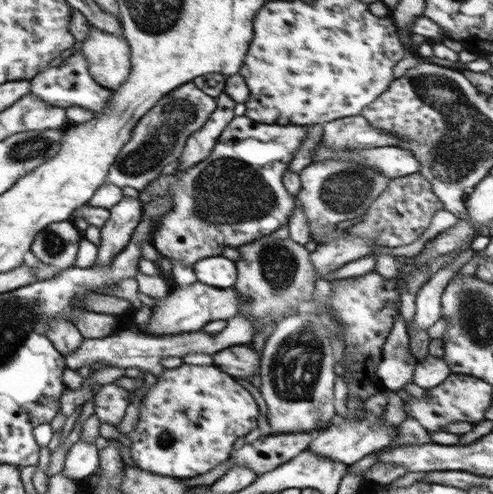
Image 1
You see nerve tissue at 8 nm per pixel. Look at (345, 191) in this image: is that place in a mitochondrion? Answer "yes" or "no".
yes

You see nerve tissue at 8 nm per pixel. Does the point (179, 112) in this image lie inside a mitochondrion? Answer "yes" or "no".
yes

